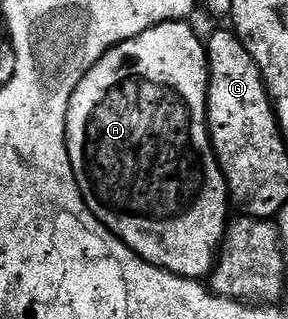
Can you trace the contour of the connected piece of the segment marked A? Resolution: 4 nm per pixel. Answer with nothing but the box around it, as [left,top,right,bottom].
[66,20,230,279]

